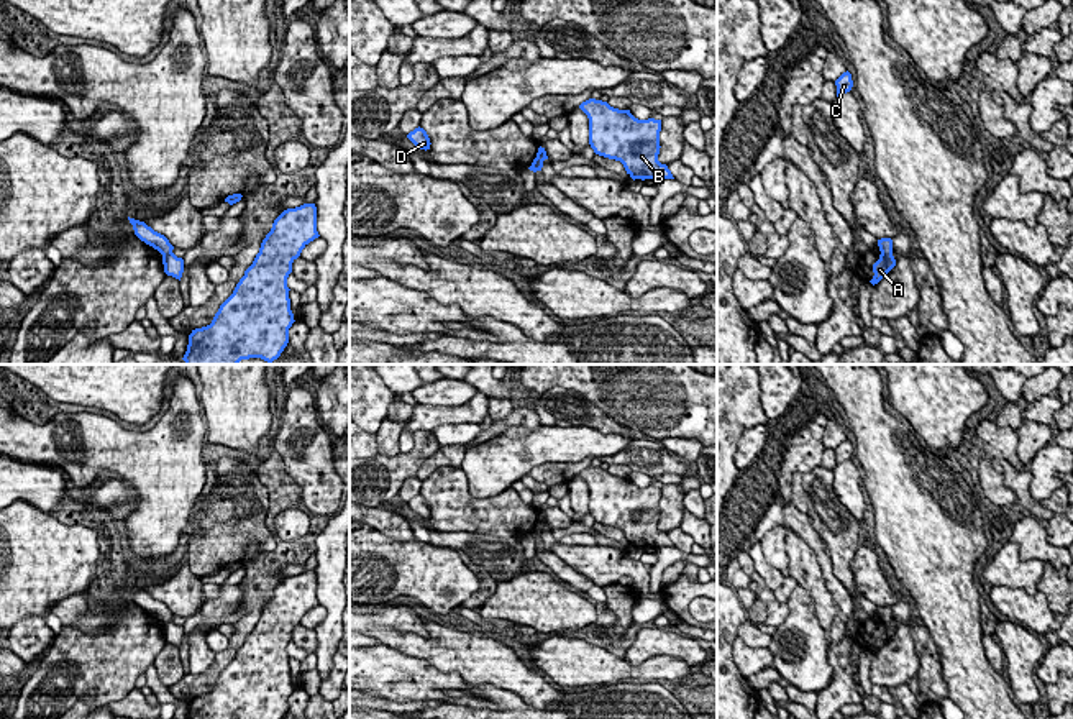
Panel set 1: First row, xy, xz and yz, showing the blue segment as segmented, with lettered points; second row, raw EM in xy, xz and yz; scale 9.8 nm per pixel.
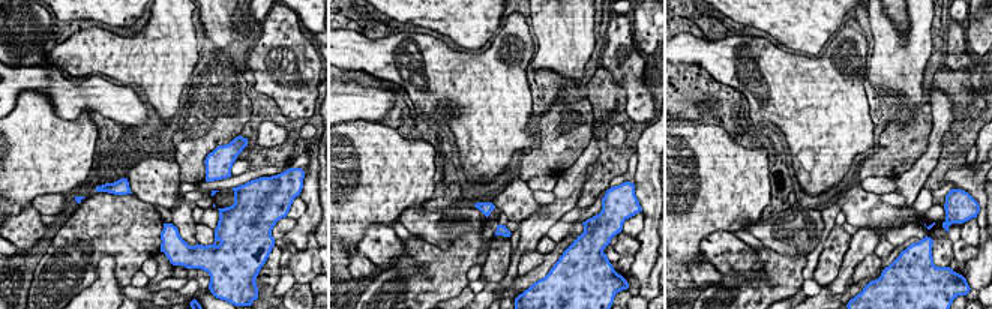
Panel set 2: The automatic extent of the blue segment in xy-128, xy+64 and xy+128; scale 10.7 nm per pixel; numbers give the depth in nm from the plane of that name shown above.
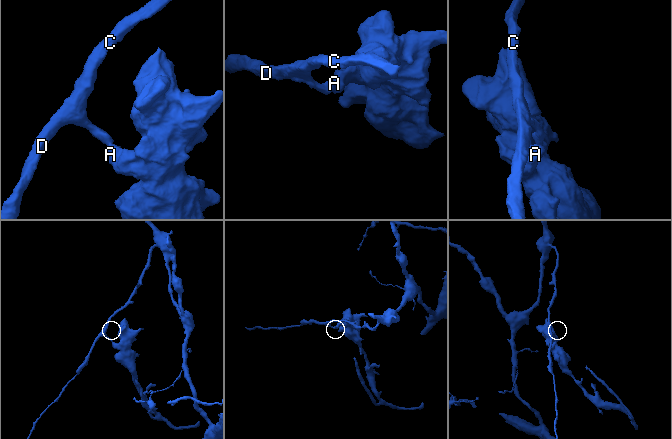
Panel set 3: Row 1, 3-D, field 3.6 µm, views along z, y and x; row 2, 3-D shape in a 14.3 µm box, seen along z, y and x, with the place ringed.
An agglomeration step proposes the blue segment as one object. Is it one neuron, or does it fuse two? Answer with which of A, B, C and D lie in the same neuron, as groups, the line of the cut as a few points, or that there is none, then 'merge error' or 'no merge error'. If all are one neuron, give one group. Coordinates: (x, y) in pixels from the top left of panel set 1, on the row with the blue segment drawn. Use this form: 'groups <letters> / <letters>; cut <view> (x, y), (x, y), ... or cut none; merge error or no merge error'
groups A B / C D; cut yz (881, 251), (891, 255); merge error

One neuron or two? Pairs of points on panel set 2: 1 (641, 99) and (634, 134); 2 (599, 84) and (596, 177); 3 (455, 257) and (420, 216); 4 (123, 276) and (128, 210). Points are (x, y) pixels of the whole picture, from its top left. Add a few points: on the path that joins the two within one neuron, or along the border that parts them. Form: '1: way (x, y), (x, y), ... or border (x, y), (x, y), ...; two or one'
1: border (623, 89), (625, 113), (634, 122), (643, 123); two
2: way (616, 107), (617, 114), (602, 129), (605, 155); one
3: border (480, 233), (462, 231), (444, 249), (414, 236); two
4: way (128, 260), (128, 227); one

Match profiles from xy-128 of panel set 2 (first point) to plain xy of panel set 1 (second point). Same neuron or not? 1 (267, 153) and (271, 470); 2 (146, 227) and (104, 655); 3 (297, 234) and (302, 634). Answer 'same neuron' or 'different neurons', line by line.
1: same neuron
2: same neuron
3: different neurons

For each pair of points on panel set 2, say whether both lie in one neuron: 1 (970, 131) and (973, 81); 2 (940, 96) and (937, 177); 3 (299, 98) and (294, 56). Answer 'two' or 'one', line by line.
1: one
2: two
3: one

